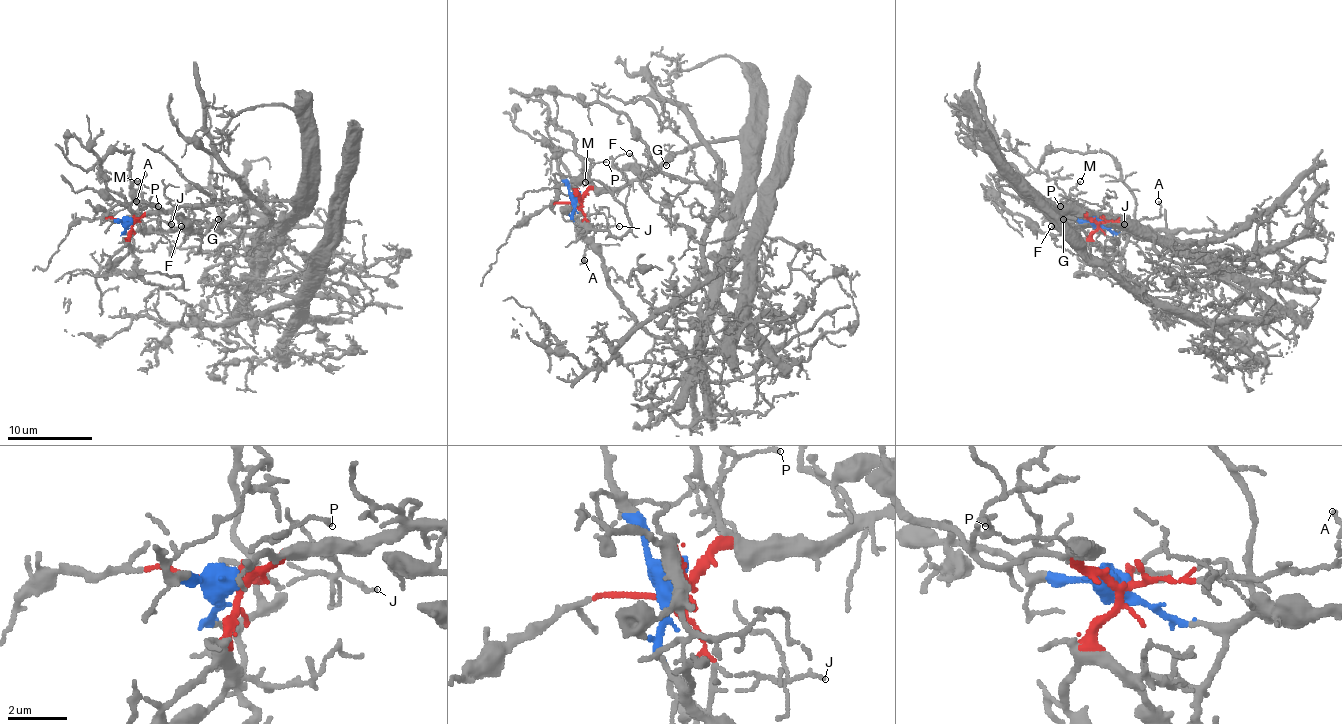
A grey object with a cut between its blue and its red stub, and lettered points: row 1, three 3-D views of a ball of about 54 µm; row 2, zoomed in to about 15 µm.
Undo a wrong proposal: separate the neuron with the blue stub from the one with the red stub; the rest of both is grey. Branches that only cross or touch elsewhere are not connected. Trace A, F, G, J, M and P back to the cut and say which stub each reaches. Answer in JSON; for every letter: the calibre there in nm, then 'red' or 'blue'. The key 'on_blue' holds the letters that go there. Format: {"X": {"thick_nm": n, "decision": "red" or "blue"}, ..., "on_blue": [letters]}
{"A": {"thick_nm": 120, "decision": "red"}, "F": {"thick_nm": 120, "decision": "red"}, "G": {"thick_nm": 240, "decision": "red"}, "J": {"thick_nm": 130, "decision": "red"}, "M": {"thick_nm": 110, "decision": "blue"}, "P": {"thick_nm": 90, "decision": "red"}, "on_blue": ["M"]}

